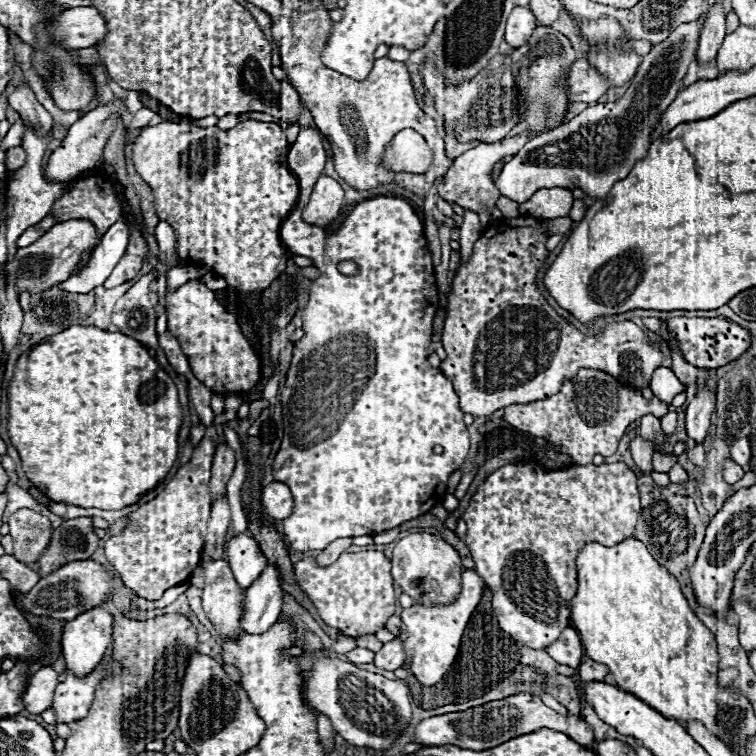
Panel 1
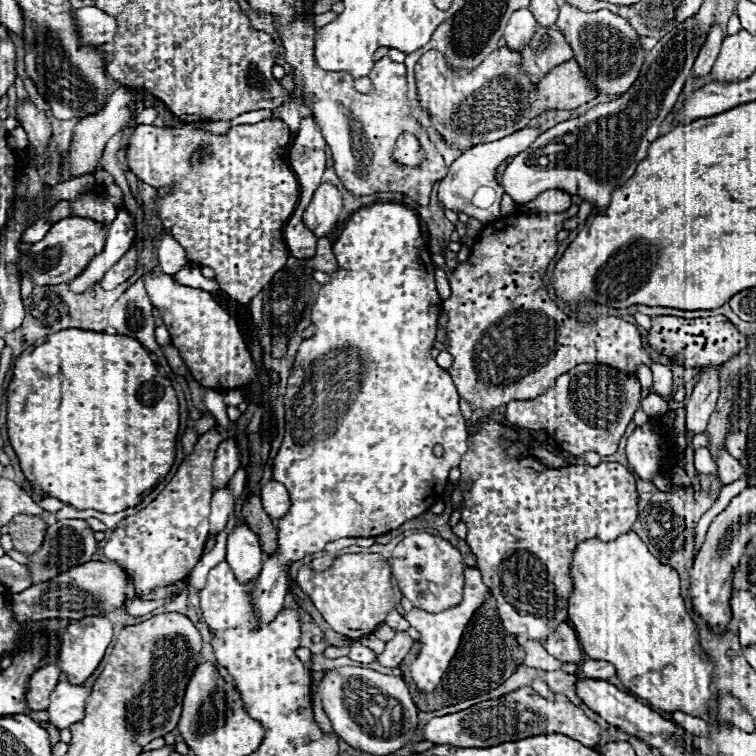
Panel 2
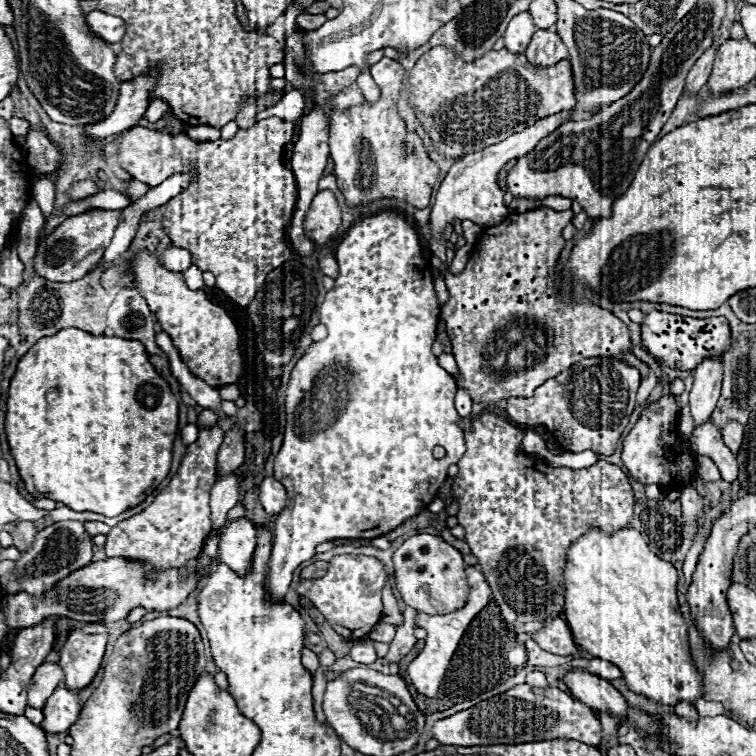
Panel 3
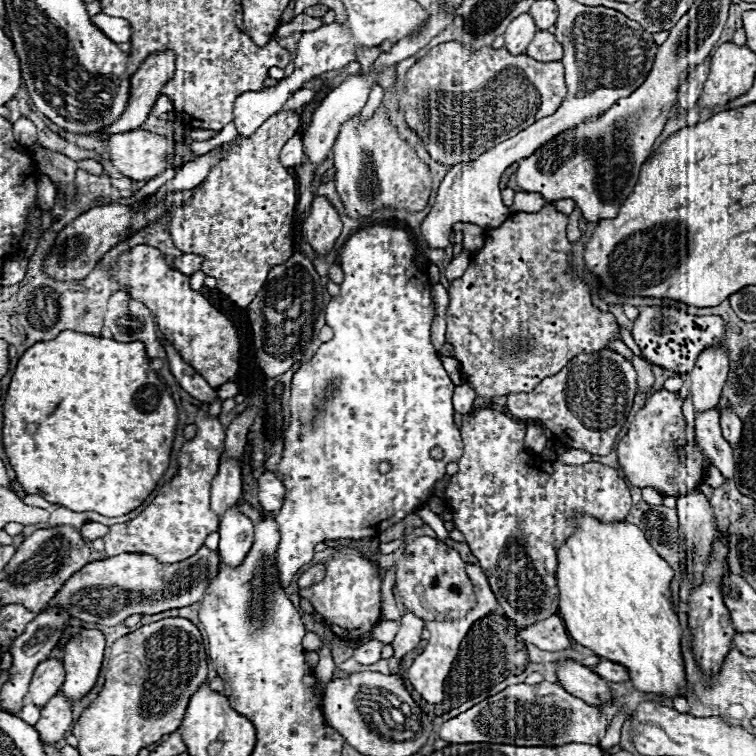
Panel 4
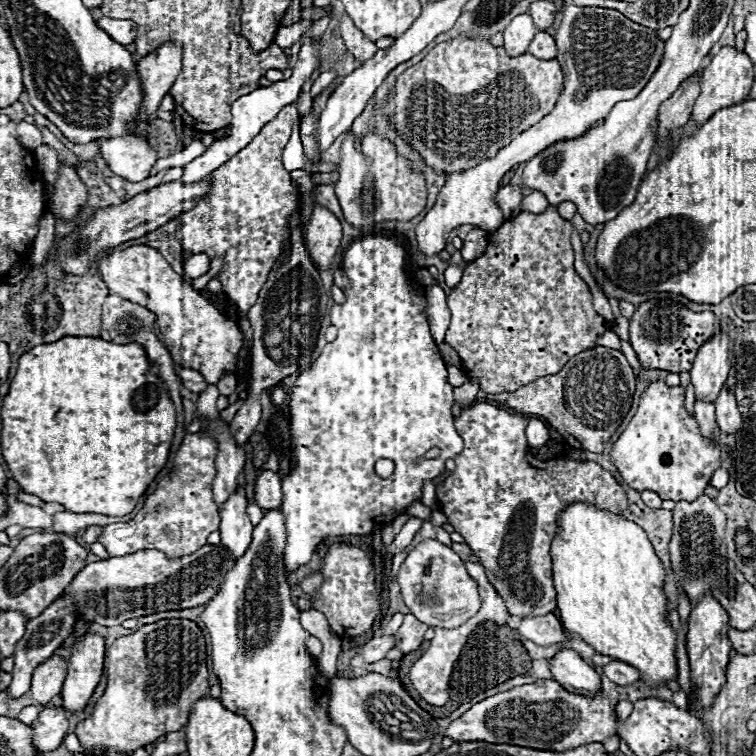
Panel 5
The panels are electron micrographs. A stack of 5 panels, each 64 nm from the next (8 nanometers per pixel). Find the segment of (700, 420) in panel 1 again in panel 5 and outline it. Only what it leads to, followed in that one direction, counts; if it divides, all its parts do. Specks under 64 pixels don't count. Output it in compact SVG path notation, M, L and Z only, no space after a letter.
M726 330L712 336L700 350L690 370L696 400L716 402L730 372L730 340Z

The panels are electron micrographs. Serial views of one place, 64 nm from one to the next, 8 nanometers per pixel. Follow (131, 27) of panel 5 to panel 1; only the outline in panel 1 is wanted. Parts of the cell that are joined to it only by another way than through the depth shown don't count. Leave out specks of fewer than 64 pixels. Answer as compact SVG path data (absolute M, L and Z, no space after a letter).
M80 6L64 10L46 26L46 32L52 42L58 42L66 50L78 50L102 42L108 30L96 8Z

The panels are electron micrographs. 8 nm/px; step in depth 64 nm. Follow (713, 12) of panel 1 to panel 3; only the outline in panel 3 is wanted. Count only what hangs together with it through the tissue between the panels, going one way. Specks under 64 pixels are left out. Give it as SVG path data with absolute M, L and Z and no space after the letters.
M714 40L712 46L692 66L692 70L690 70L688 78L686 78L686 86L684 86L684 92L688 92L690 96L696 96L700 92L700 88L708 82L710 72L712 72L712 66L714 66L716 50L718 50L718 42Z

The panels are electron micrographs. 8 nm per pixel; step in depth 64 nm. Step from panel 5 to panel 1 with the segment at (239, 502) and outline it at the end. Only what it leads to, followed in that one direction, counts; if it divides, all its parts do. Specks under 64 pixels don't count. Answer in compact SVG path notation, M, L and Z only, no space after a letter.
M246 532L228 540L226 556L234 580L238 582L240 588L252 586L252 582L256 582L256 578L260 578L260 574L268 566L268 560L262 554L258 542Z

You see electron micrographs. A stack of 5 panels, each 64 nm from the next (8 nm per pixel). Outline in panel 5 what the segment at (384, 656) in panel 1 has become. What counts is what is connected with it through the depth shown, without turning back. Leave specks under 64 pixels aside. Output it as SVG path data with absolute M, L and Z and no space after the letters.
M406 614L406 616L404 616L404 624L402 624L400 630L398 630L398 638L400 638L400 640L398 640L396 648L398 648L402 654L414 652L414 650L422 644L426 630L428 630L428 626L426 626L424 622L416 620L412 614Z

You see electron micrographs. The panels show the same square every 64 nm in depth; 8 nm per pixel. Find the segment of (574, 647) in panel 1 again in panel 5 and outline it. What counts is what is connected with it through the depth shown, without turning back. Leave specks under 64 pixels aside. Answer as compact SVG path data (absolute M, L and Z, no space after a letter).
M554 614L524 618L524 620L520 620L516 630L520 632L520 636L524 640L530 640L538 646L552 646L552 644L560 644L566 640L562 622Z

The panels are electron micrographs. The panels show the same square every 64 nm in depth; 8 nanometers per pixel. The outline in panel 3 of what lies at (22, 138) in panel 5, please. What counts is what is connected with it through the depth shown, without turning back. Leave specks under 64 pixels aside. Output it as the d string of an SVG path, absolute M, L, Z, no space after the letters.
M14 116L14 118L10 118L8 120L8 126L10 126L10 130L12 130L12 134L14 136L26 136L28 134L28 122L24 120L24 118L18 118L18 116Z

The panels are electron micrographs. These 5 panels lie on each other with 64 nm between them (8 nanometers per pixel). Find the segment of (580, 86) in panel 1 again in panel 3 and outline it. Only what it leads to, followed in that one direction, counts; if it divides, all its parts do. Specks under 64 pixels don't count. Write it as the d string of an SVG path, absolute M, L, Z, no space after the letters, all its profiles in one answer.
M438 46L426 52L410 72L410 104L418 120L430 134L432 142L436 144L436 150L444 156L454 156L458 160L468 152L482 150L484 146L508 138L508 134L532 126L532 122L540 118L546 118L562 110L572 110L576 106L576 86L572 66L568 60L548 68L536 68L528 64L524 54L512 54L506 48L502 48L490 50L480 60L468 64L456 58L452 50Z

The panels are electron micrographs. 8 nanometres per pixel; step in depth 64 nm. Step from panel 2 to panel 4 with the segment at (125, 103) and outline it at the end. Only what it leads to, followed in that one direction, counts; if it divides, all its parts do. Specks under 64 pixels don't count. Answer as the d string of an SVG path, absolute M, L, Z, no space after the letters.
M160 52L152 54L144 60L140 70L132 76L132 98L128 98L128 110L112 122L112 126L106 126L106 134L118 134L136 130L142 126L142 122L148 118L156 98L160 96L162 86L172 78L174 72L174 54L172 52Z

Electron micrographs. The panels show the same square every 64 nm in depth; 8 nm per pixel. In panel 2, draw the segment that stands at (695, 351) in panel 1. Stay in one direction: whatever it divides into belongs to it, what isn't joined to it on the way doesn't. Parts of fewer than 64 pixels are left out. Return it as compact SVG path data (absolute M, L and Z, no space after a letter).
M656 316L652 318L652 330L648 332L650 346L672 358L686 368L704 368L704 366L720 366L734 358L746 346L746 336L738 332L738 328L726 316L710 316L710 318L680 318L680 316Z

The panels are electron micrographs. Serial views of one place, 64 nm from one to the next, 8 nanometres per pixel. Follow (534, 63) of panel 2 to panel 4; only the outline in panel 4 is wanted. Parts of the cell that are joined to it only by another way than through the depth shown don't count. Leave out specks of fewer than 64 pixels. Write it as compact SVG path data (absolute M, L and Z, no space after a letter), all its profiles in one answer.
M538 30L530 46L526 48L526 54L538 62L556 62L562 60L564 50L560 42L556 42L554 34L548 30Z

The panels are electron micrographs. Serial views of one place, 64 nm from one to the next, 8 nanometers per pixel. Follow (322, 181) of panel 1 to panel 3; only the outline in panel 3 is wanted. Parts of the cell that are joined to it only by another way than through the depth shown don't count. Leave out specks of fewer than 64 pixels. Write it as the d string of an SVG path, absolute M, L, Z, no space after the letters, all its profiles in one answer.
M320 190L314 196L312 206L304 218L306 236L310 236L318 246L322 246L336 236L340 224L342 224L342 214L334 192Z

